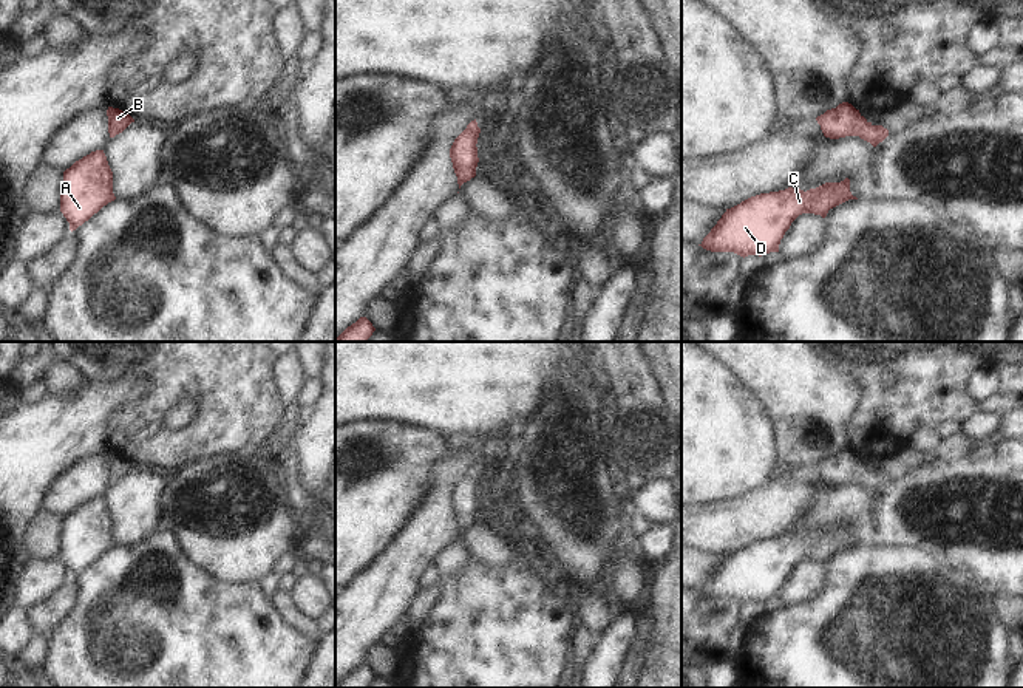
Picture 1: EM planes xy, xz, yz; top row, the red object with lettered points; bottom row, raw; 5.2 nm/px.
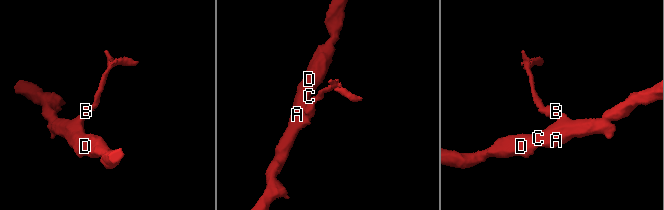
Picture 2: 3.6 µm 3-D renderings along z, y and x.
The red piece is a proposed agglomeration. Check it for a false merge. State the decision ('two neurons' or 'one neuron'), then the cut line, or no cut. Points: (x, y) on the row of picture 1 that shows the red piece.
one neuron; no cut

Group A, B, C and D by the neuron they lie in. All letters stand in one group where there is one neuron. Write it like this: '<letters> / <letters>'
A B C D

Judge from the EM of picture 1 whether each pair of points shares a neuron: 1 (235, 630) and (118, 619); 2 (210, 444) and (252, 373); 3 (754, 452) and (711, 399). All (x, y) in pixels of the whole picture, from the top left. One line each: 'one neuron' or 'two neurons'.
1: one neuron
2: one neuron
3: one neuron

